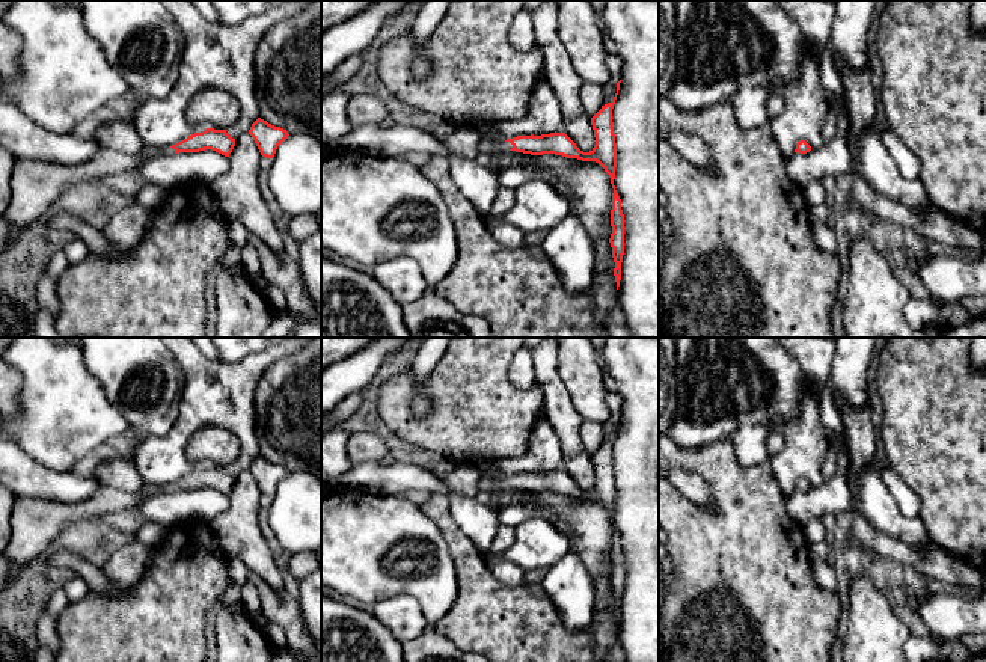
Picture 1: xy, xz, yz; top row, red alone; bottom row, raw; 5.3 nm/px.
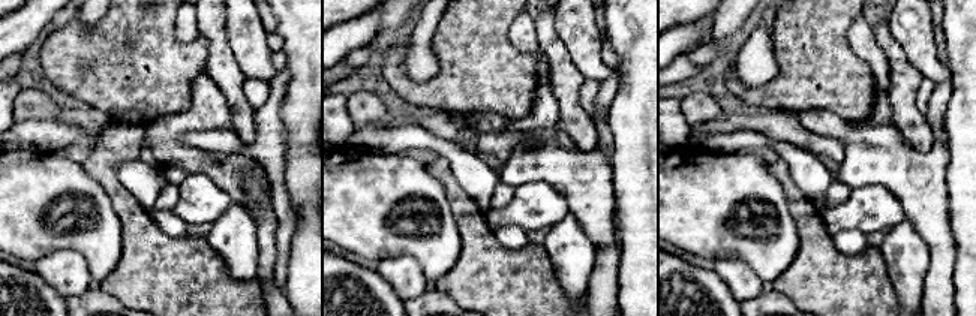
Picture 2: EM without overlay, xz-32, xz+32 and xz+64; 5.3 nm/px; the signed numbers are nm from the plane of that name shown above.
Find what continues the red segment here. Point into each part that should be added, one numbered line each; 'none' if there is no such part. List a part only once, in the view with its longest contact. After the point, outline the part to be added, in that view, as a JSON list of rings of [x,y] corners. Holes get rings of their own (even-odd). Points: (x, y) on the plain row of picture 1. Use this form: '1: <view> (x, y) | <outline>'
1: xz (487, 484) | [[[482,475],[479,480],[479,490],[487,493],[493,493],[495,490],[499,490],[499,489],[510,489],[511,486],[513,483],[510,480],[495,481],[488,475]]]

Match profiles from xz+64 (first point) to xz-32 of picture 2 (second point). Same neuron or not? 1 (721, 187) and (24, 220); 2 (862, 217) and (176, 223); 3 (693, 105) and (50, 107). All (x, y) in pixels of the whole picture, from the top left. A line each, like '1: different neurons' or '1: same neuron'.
1: same neuron
2: different neurons
3: same neuron

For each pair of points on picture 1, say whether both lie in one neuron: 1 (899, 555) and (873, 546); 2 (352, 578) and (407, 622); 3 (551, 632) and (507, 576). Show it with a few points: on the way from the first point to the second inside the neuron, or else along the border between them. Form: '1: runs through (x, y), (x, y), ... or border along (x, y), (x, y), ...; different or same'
1: runs through (893, 549), (879, 546); same
2: border along (416, 600), (410, 596), (386, 596), (374, 603); different
3: border along (489, 563), (502, 582), (519, 585), (525, 581); different

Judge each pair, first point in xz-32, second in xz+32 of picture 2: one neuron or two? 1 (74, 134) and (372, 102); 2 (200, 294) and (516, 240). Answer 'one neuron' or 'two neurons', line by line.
1: two neurons
2: two neurons

